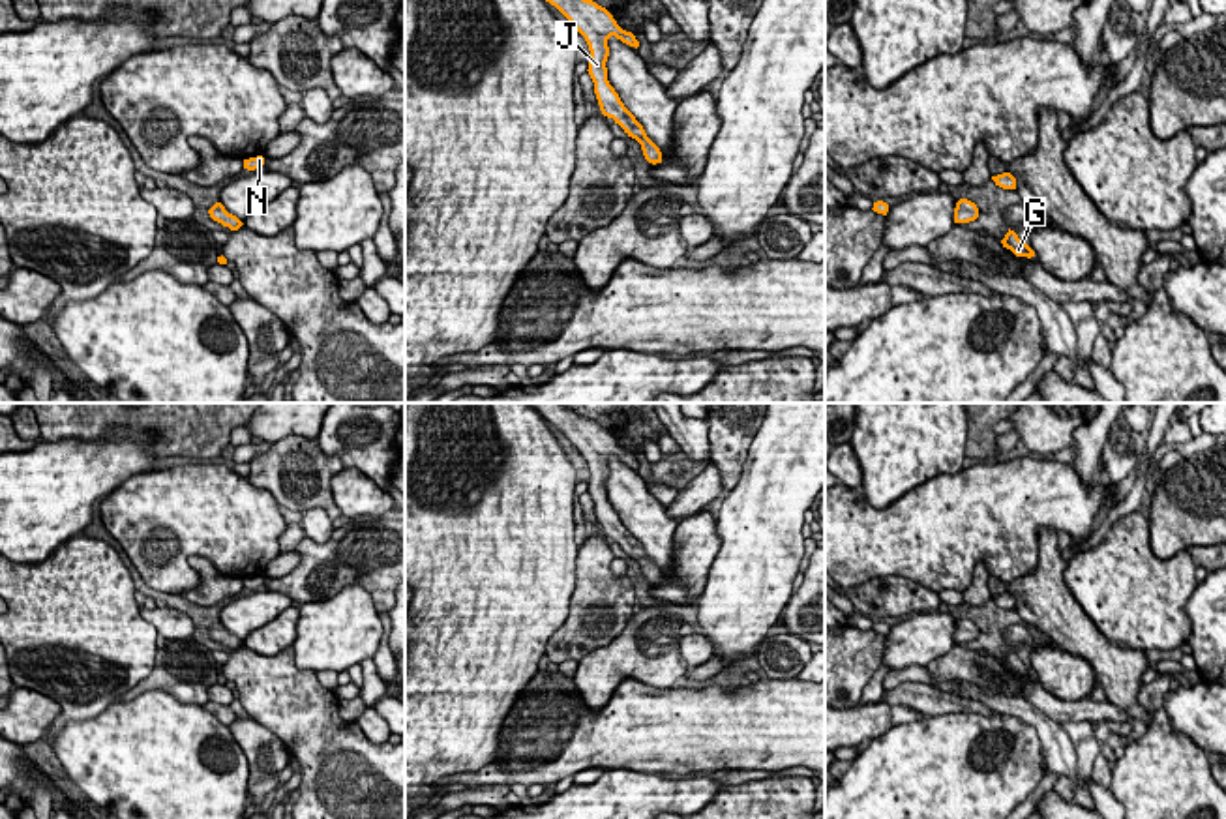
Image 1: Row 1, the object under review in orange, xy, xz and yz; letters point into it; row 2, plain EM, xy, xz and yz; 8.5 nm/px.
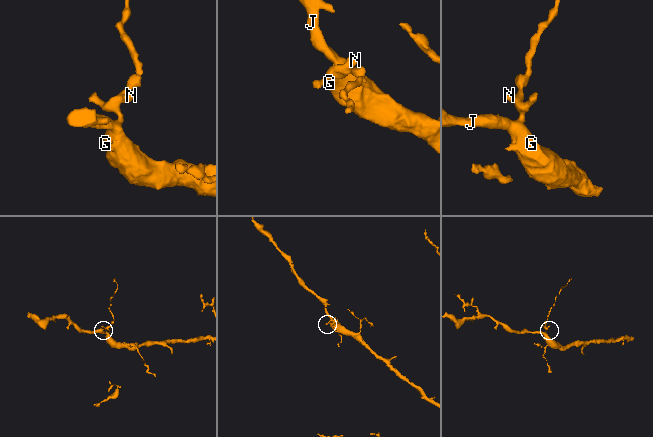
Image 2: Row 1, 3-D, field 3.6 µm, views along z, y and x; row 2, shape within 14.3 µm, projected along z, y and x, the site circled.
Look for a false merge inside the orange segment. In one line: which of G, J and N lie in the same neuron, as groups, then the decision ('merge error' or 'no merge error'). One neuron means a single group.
groups G J N; no merge error

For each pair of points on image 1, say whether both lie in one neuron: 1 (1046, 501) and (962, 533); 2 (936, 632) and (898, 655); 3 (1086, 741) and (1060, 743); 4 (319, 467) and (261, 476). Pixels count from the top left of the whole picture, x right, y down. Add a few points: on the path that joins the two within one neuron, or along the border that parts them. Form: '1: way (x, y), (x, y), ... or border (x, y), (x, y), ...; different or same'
1: way (1026, 501), (1009, 501), (990, 514), (983, 514); same
2: way (926, 636), (908, 645); same
3: border (1061, 726), (1075, 748), (1078, 784); different
4: way (304, 471), (276, 471); same

